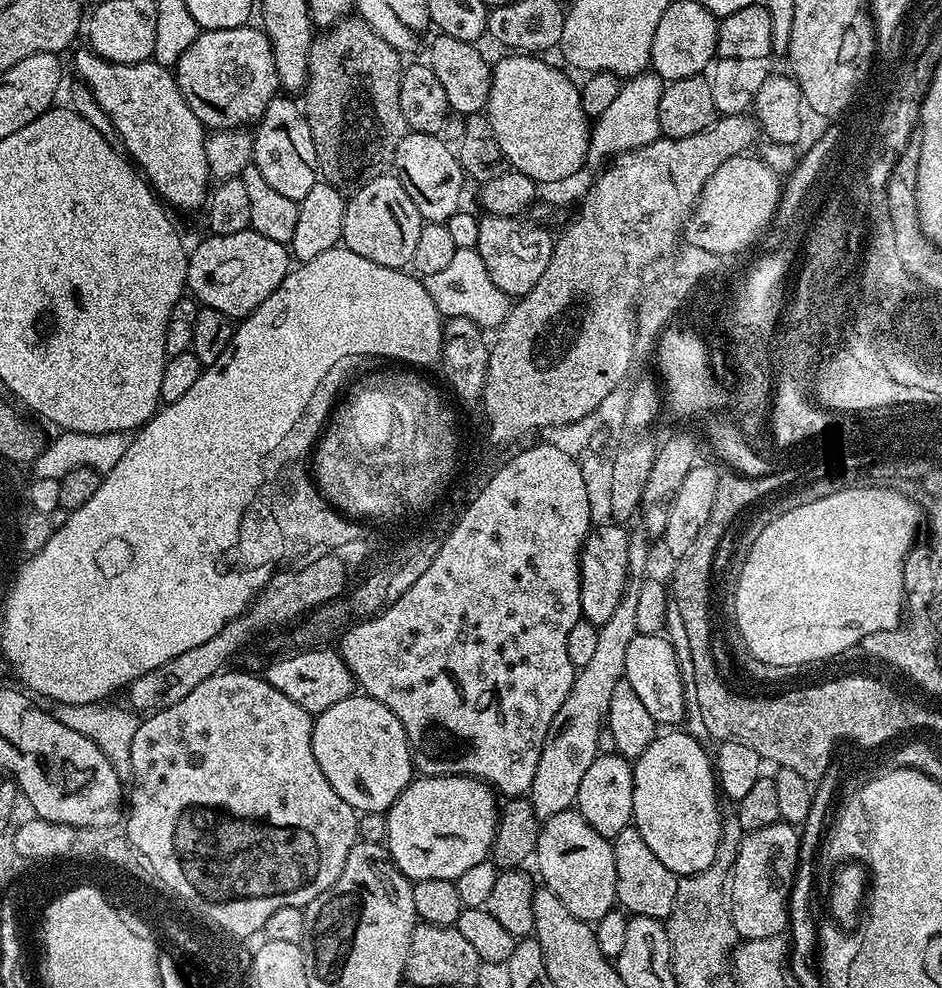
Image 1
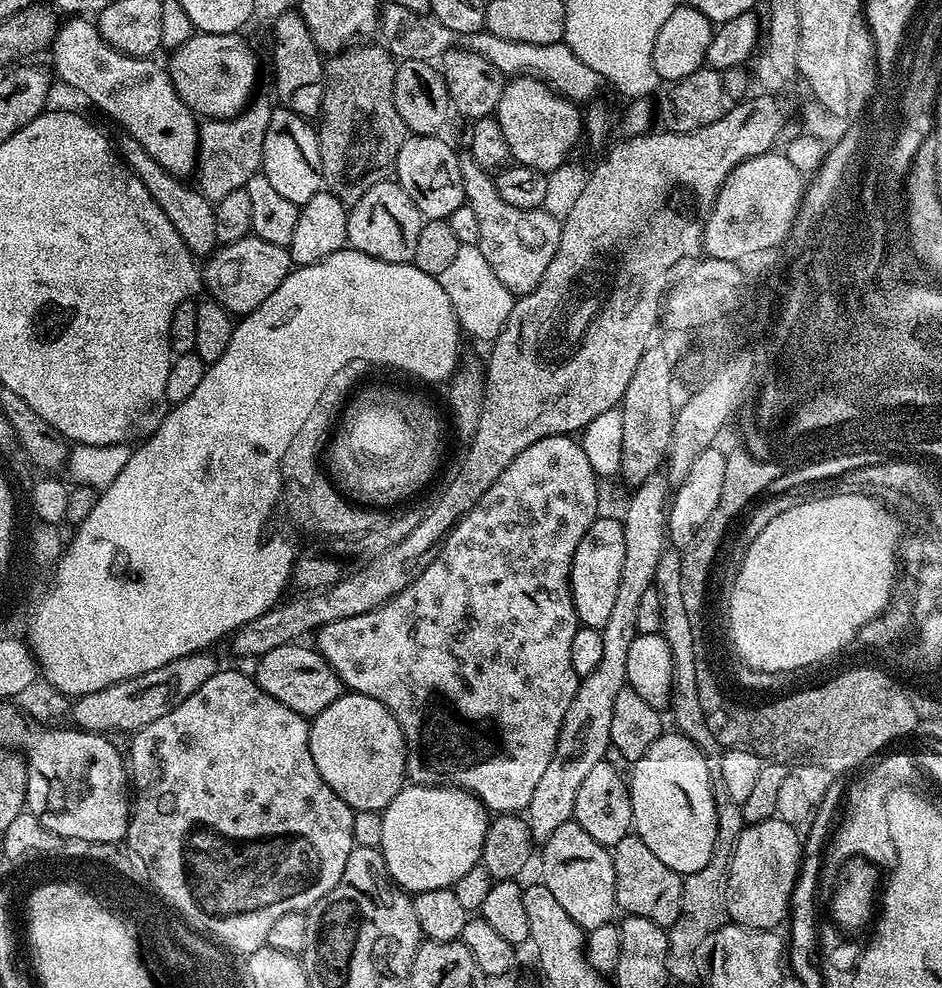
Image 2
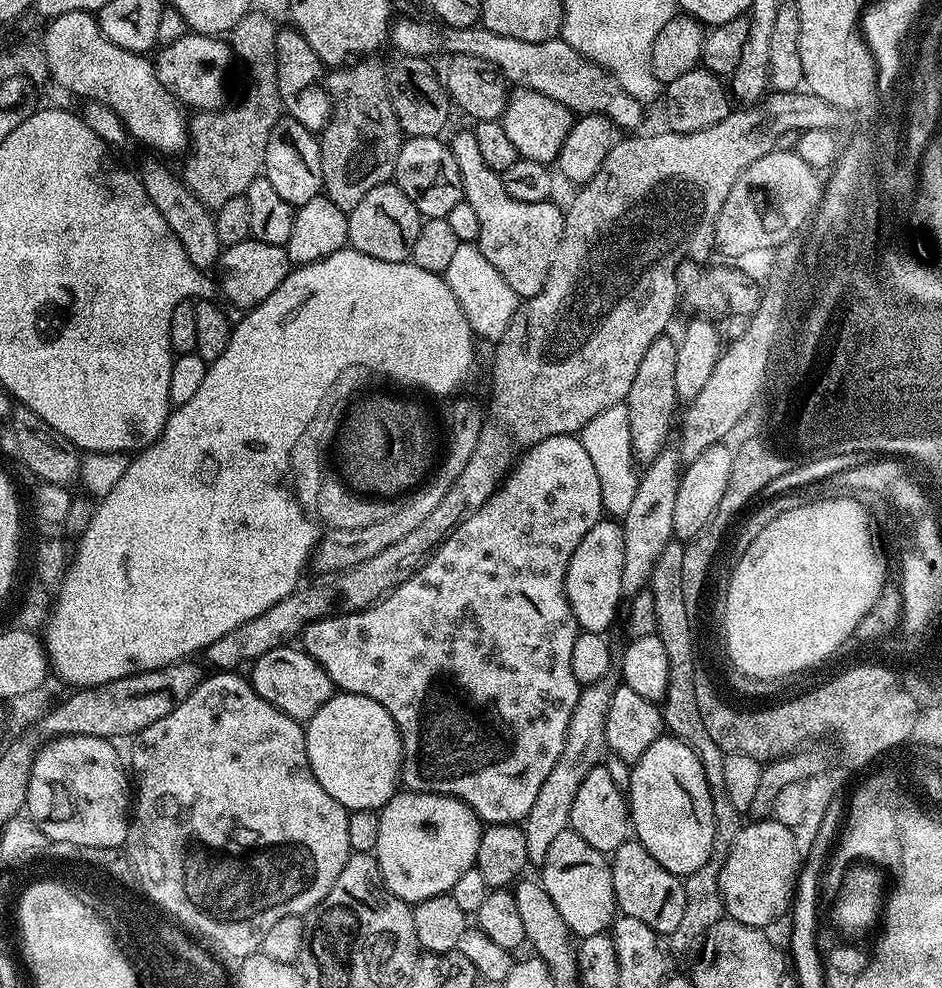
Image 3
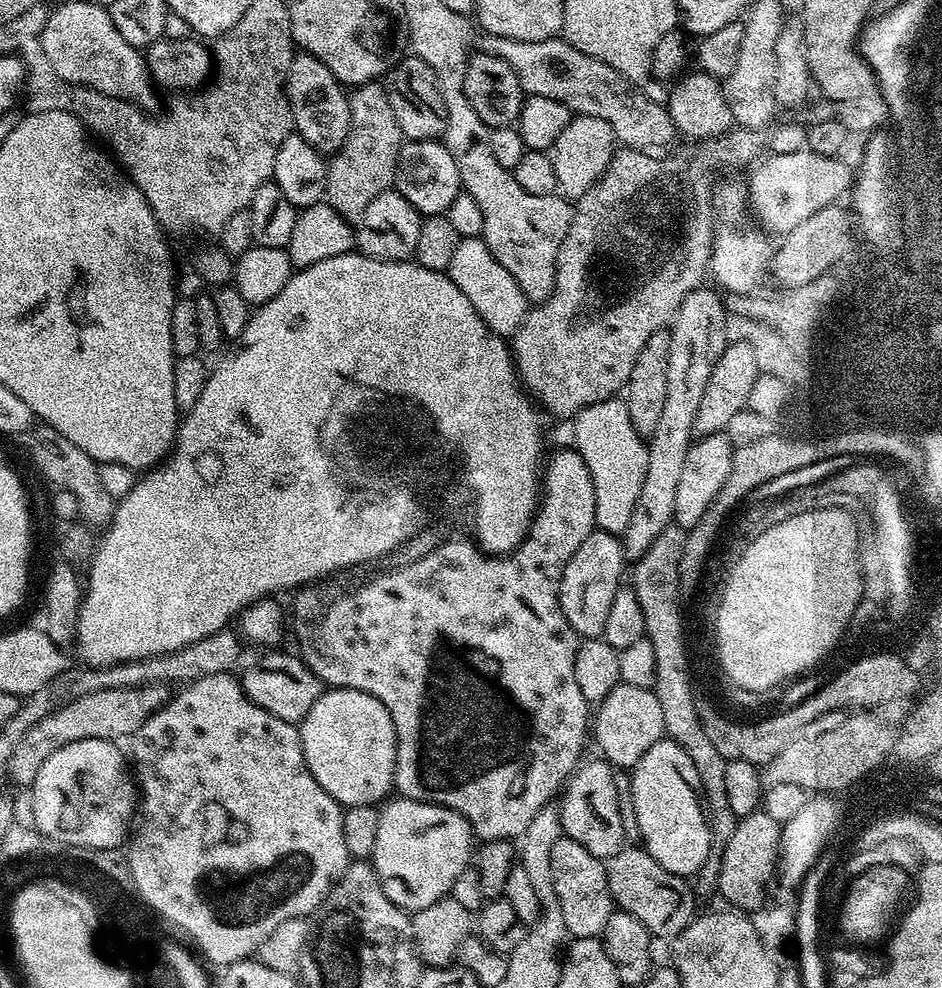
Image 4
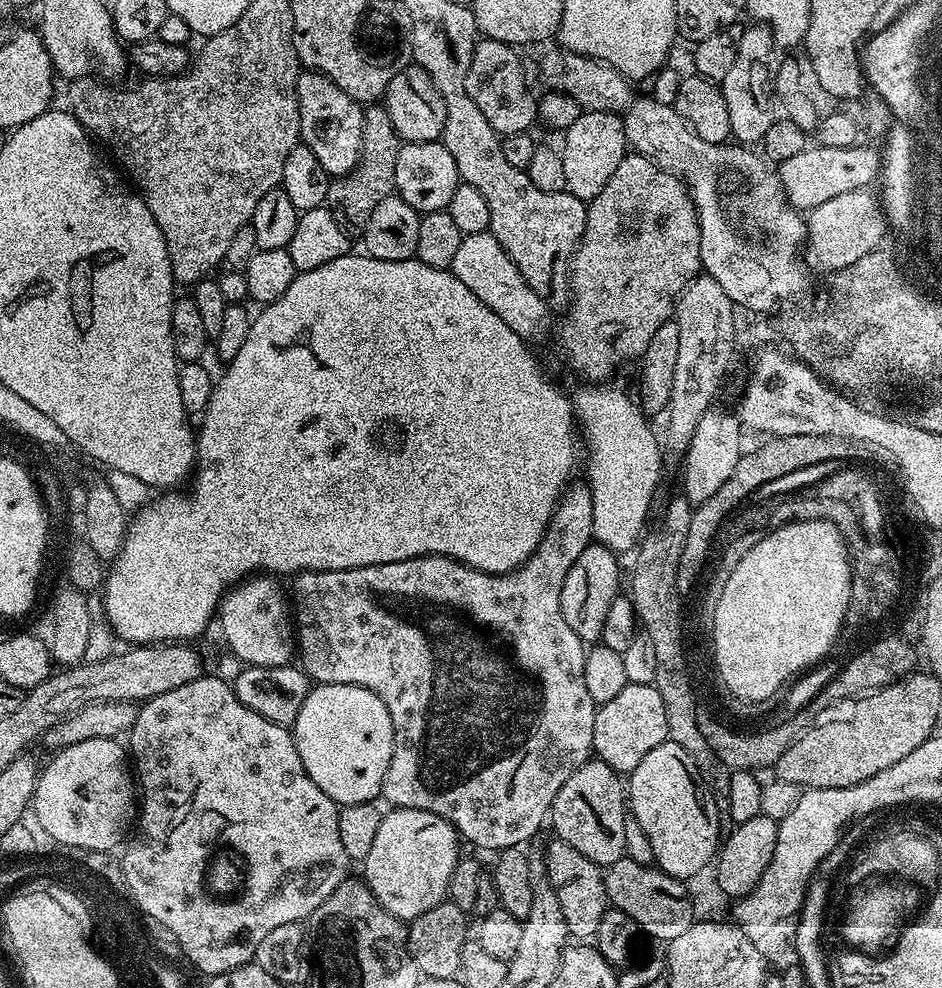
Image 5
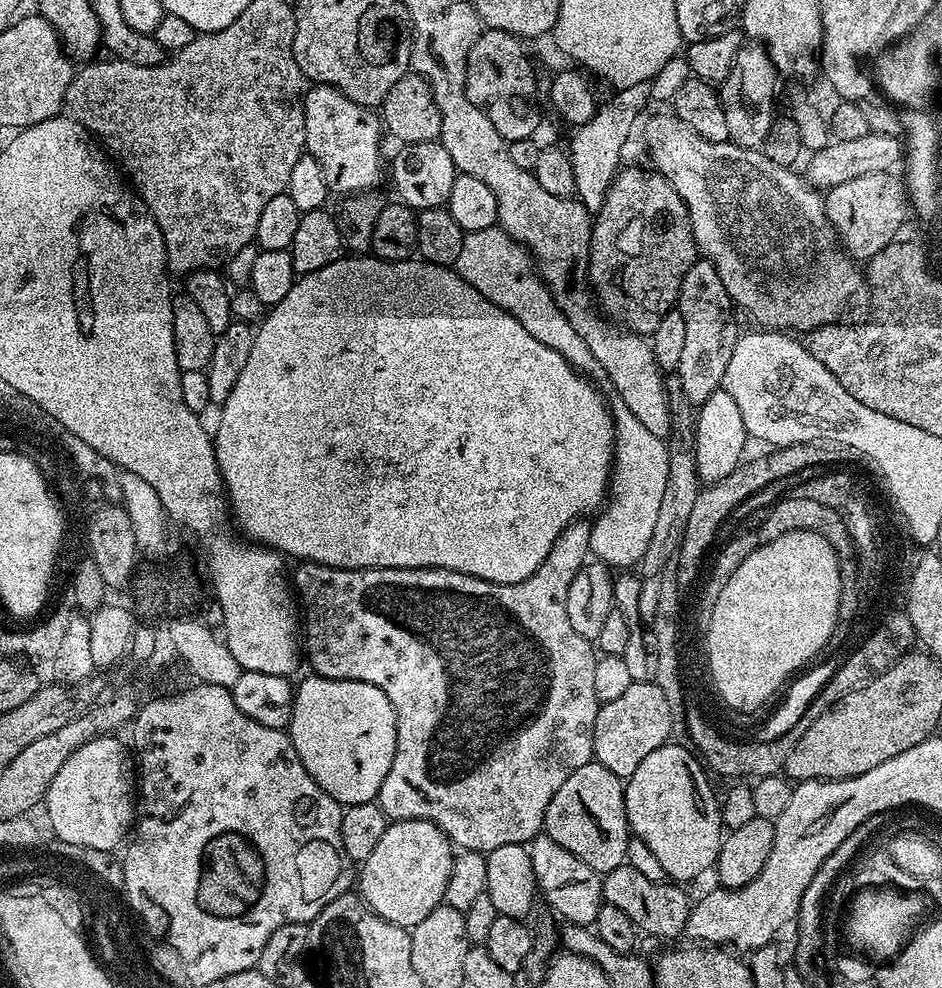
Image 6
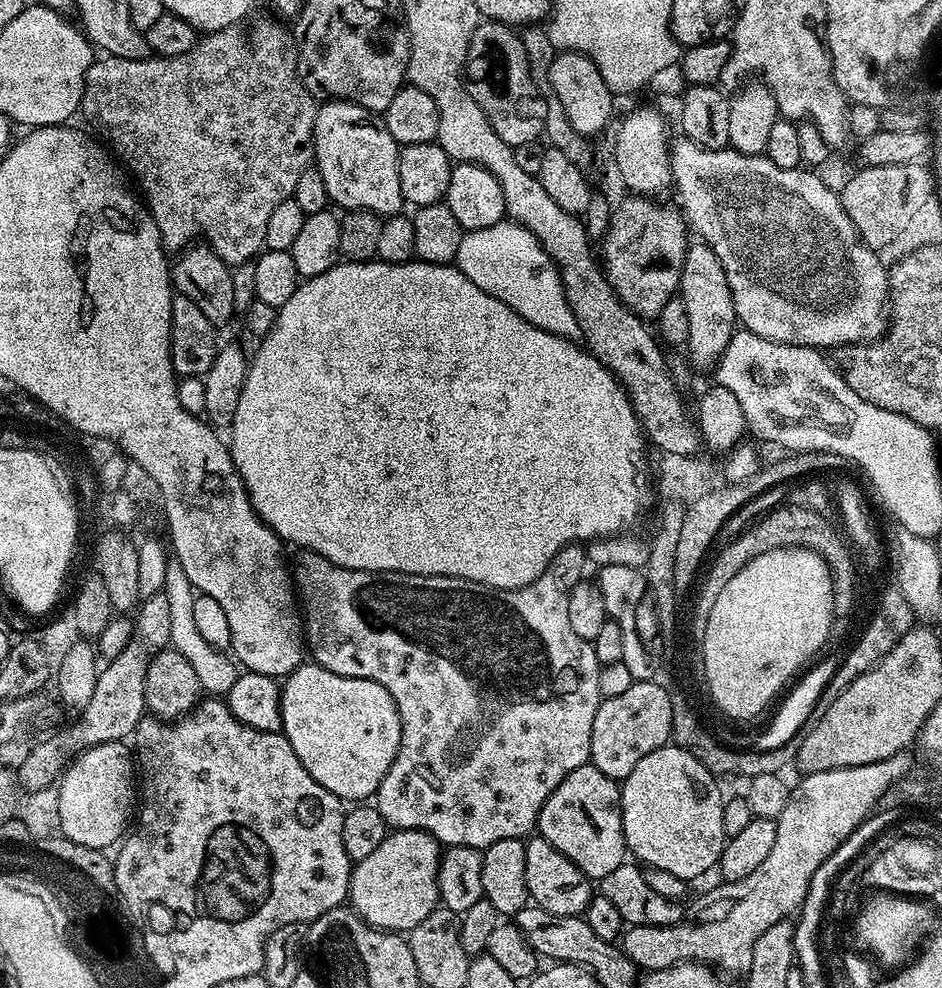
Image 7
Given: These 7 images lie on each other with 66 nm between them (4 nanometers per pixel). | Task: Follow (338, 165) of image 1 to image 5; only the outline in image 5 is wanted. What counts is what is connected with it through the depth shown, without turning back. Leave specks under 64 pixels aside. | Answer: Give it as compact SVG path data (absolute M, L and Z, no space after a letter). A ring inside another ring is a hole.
M382 106L369 107L364 114L359 164L347 176L333 179L328 186L326 206L345 229L363 229L370 214L374 214L378 202L396 192L394 166L398 162L401 143L401 138L394 130L386 109Z

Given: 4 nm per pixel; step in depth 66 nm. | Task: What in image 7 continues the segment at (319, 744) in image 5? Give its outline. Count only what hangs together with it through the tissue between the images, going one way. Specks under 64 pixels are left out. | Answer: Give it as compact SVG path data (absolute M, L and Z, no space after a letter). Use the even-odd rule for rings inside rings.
M305 662L283 681L280 713L284 737L322 787L341 802L364 802L375 797L400 745L396 703L378 682L346 678L315 662Z

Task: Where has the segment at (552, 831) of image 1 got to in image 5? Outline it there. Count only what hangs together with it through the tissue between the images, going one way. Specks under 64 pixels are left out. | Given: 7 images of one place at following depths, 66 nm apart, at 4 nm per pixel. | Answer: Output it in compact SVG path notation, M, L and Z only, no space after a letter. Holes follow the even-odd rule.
M553 839L552 845L546 848L548 877L558 894L558 903L562 905L562 914L566 914L566 926L569 937L584 942L595 937L602 922L602 914L609 908L608 895L604 885L604 873L601 865L590 862L586 854L578 854L574 846Z

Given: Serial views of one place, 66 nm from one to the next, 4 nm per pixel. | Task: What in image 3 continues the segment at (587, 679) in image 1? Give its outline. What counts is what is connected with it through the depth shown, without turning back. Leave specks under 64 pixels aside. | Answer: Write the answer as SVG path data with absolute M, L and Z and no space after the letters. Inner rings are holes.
M666 446L653 460L647 461L646 467L640 472L638 490L634 490L634 503L630 510L622 518L622 538L626 542L626 550L622 550L622 586L625 593L641 591L651 581L654 562L658 562L658 554L666 550L668 543L674 539L674 498L678 498L678 486L680 485L680 474L682 471L681 449L674 446ZM612 678L599 680L580 689L580 697L570 720L567 740L562 746L562 754L558 758L554 770L550 770L550 778L546 778L546 782L542 782L542 790L538 790L538 798L534 798L534 806L530 806L530 814L526 814L522 821L522 827L526 834L526 854L529 865L543 865L546 853L550 851L554 838L558 838L558 834L569 831L568 819L570 818L570 806L574 804L574 794L578 794L578 786L582 784L582 778L586 778L586 774L590 774L590 770L605 759L608 746L606 742L606 710L610 710L610 698L618 687L617 681L614 680Z

